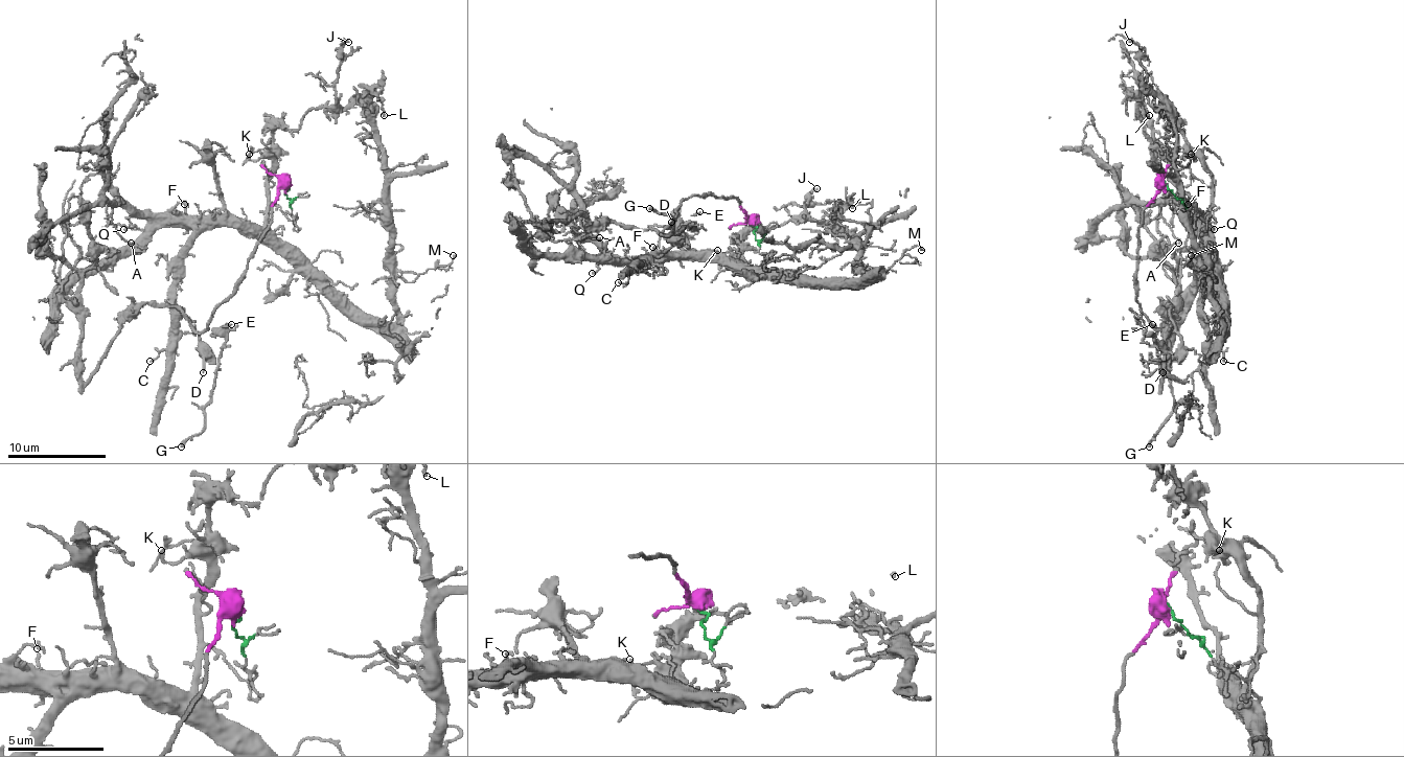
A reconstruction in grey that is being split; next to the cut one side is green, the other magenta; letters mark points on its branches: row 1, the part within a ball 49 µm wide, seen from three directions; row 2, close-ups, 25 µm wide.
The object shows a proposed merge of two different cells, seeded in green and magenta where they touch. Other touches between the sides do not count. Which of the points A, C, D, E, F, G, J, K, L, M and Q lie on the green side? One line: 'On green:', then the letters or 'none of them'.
On green: A, C, F, J, K, L, M, Q

